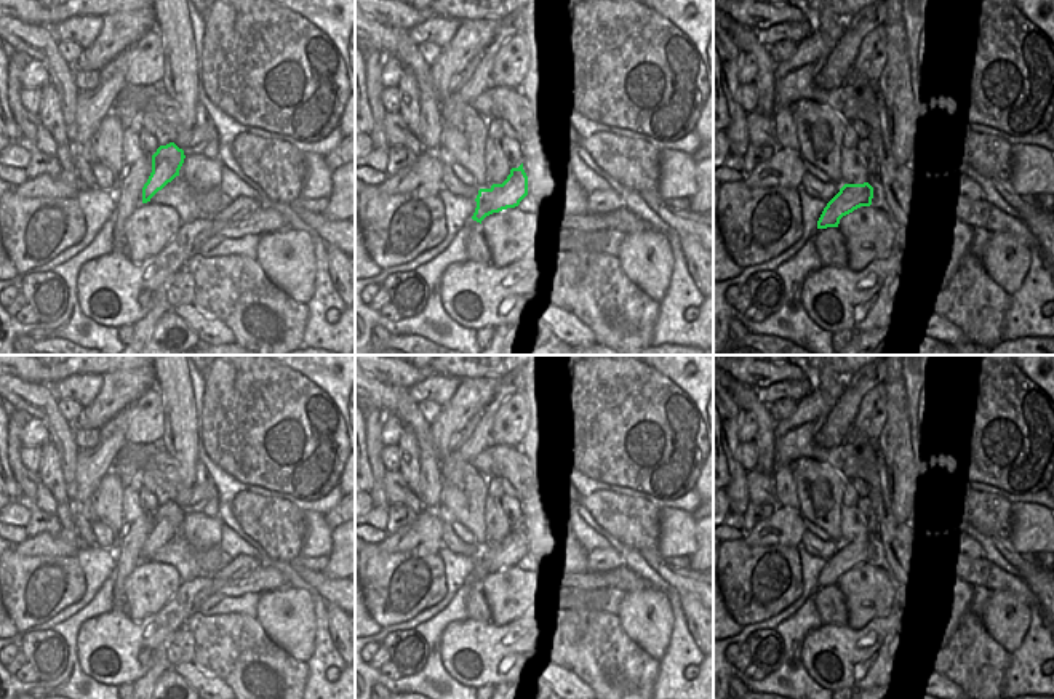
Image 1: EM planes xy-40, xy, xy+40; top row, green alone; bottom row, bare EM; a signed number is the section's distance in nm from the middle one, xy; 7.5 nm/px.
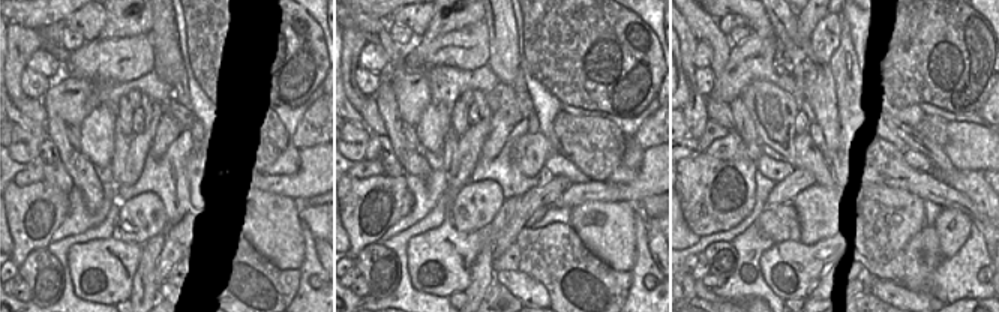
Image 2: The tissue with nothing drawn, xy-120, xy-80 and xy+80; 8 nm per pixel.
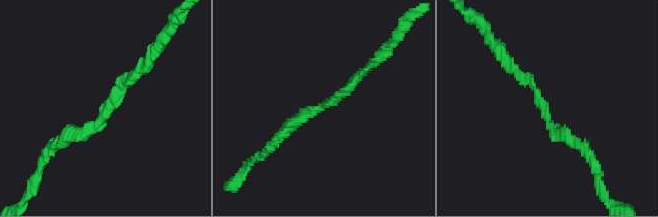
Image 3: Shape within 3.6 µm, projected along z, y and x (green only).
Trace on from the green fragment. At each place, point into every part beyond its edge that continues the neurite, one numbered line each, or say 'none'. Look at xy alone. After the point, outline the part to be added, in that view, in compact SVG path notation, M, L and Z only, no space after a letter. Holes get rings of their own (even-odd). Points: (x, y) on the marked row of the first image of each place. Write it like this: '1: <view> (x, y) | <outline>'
none

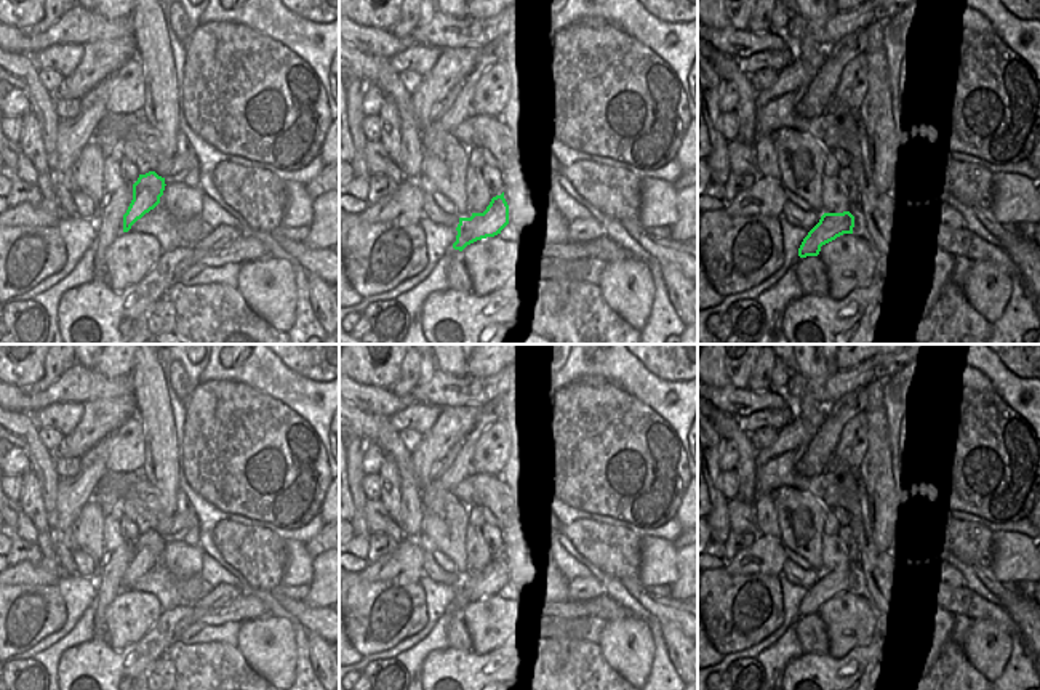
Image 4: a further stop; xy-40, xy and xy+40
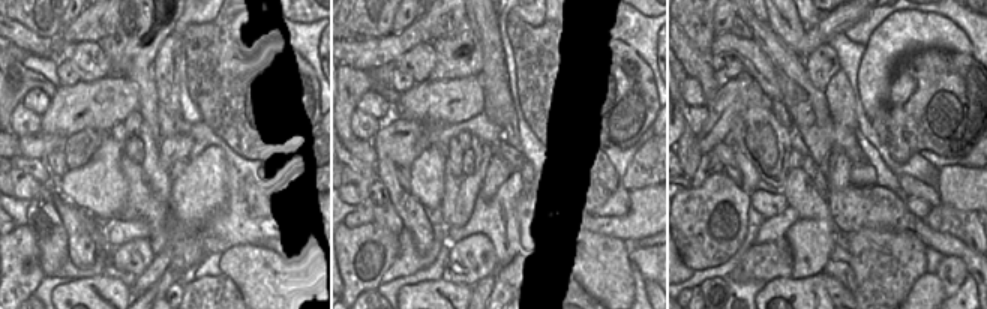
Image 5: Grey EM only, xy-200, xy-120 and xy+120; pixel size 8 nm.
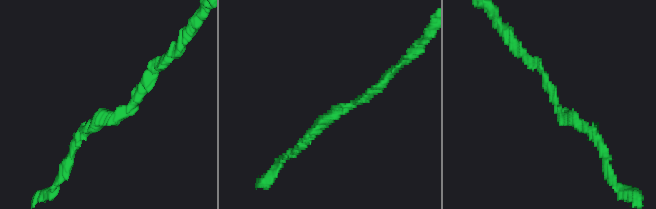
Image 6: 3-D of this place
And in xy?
none

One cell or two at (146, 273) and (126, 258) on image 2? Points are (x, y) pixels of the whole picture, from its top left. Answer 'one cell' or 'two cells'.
two cells

